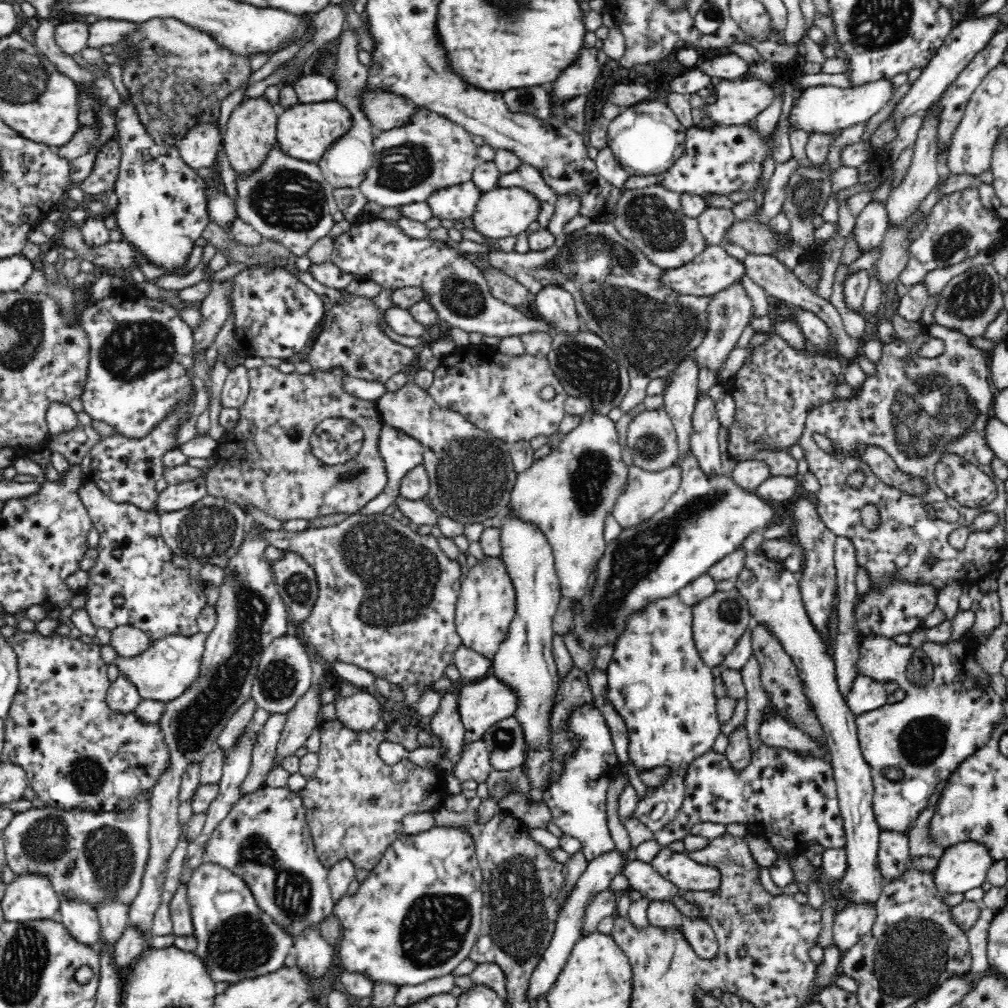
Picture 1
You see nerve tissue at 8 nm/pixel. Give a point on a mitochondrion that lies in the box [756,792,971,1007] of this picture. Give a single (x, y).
(913, 952)

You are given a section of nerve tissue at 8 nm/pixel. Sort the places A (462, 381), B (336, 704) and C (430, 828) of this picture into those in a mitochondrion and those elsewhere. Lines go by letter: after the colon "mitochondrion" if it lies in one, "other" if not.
A: other
B: other
C: other

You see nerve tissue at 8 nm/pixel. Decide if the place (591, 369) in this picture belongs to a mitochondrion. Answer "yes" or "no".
yes

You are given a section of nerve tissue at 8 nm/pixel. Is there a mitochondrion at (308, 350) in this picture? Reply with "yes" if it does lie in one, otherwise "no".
no

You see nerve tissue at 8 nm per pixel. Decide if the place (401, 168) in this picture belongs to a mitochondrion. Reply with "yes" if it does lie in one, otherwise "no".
yes

